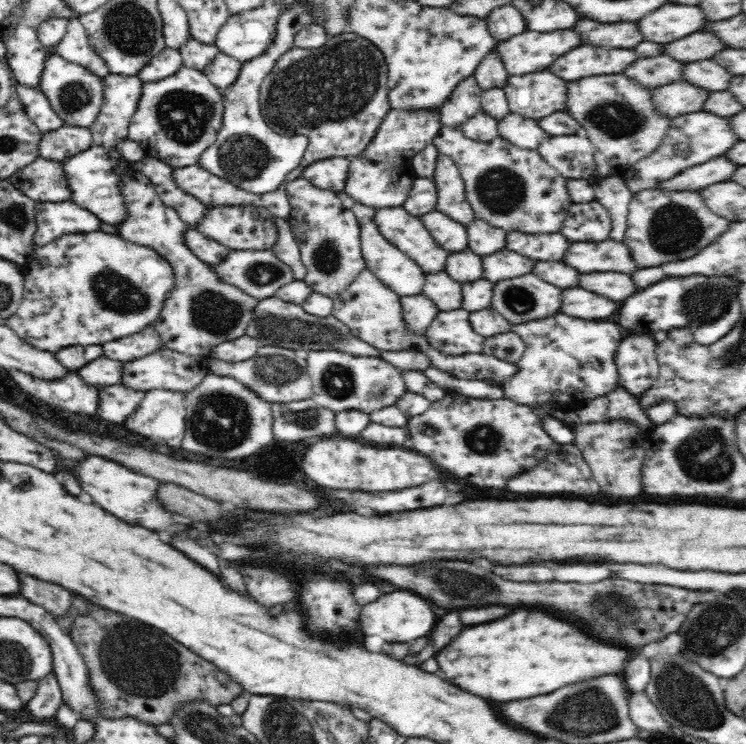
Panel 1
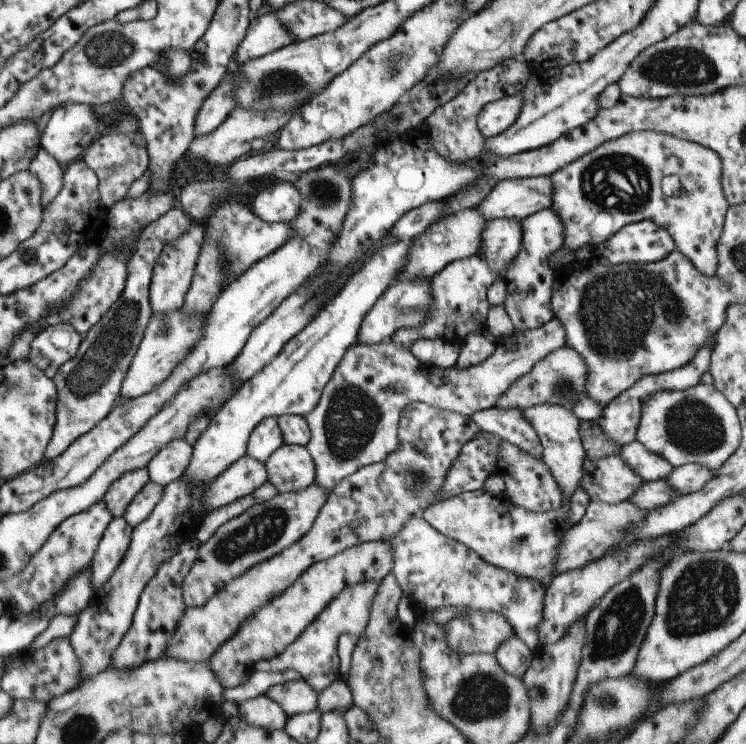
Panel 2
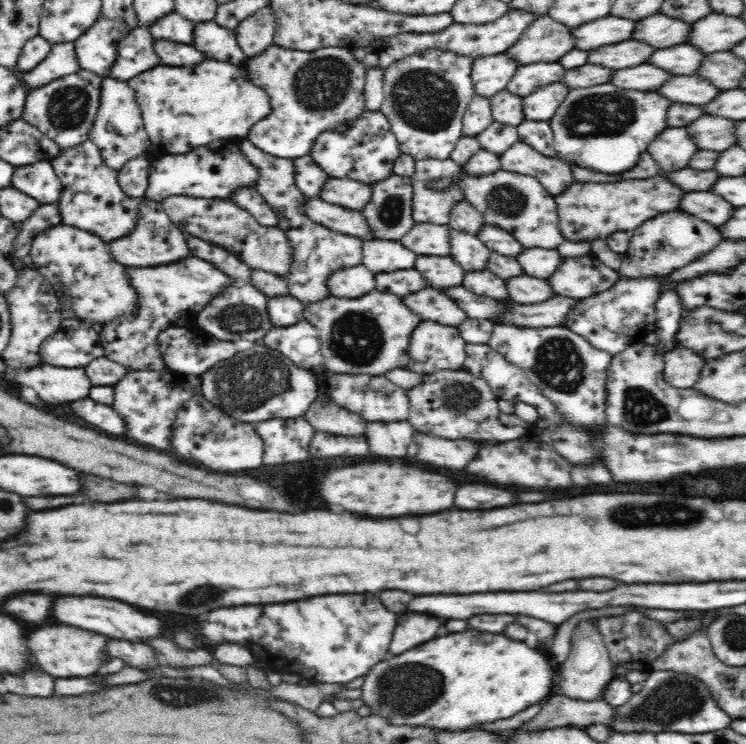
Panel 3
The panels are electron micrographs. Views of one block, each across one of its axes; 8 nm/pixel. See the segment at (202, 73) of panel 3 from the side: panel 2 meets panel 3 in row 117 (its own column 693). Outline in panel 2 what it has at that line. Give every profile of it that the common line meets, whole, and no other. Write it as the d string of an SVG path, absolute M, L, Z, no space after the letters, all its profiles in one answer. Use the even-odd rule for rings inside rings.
M658 131L630 132L620 138L604 142L588 154L577 158L564 168L557 170L552 178L552 206L564 224L564 244L570 252L576 252L587 245L606 242L627 224L652 220L666 228L672 236L676 251L682 252L698 272L714 276L718 266L718 240L722 234L728 212L728 202L722 192L721 156L701 144L682 140L677 136ZM674 176L680 194L666 194L664 178Z

